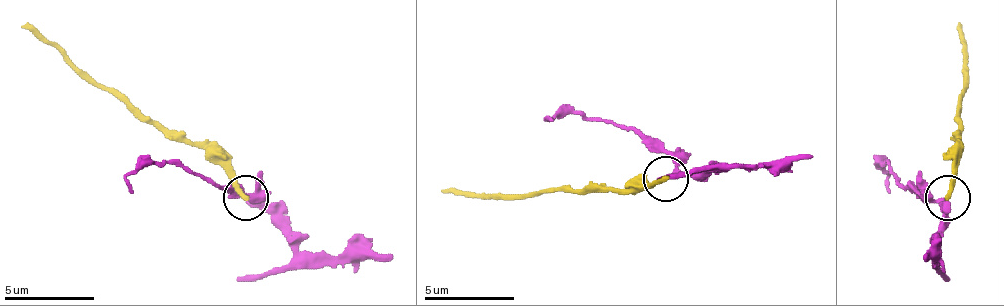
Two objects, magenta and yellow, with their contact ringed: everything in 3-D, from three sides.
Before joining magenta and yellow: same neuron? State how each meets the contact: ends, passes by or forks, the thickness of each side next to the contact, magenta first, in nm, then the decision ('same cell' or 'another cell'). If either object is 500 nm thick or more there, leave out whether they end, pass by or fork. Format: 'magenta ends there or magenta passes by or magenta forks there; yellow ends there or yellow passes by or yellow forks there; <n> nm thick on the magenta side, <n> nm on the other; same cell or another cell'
magenta passes by; yellow ends there; 220 nm thick on the magenta side, 300 nm on the other; same cell

